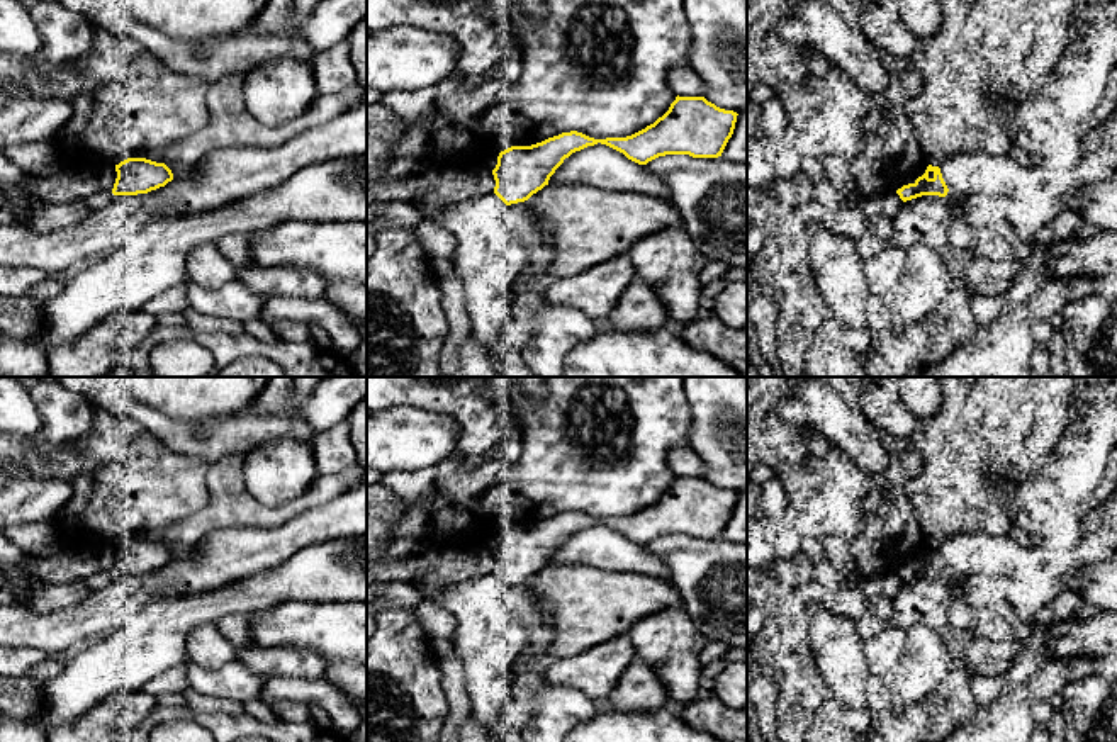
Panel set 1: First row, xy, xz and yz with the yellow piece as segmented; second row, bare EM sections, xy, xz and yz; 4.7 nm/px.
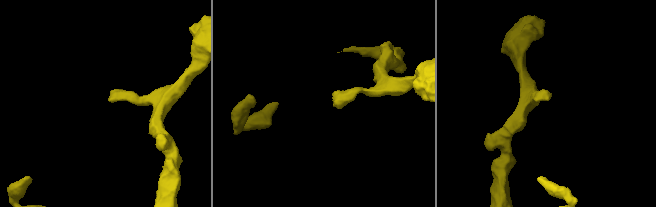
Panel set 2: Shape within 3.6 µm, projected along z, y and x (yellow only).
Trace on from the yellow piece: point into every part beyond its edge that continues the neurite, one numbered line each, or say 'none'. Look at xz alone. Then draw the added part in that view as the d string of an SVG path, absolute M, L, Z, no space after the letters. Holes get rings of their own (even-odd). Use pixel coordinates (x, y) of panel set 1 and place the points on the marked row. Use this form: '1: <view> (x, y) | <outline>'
none

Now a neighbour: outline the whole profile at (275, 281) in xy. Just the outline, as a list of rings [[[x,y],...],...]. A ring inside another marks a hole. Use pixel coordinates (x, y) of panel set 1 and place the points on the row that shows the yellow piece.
[[[290,267],[239,268],[236,278],[250,290],[272,297],[287,295],[300,299],[319,299],[324,294],[324,280],[312,270]]]

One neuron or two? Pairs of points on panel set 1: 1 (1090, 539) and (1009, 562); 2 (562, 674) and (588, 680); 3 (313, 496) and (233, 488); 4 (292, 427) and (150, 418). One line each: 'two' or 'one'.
1: one
2: one
3: one
4: one

